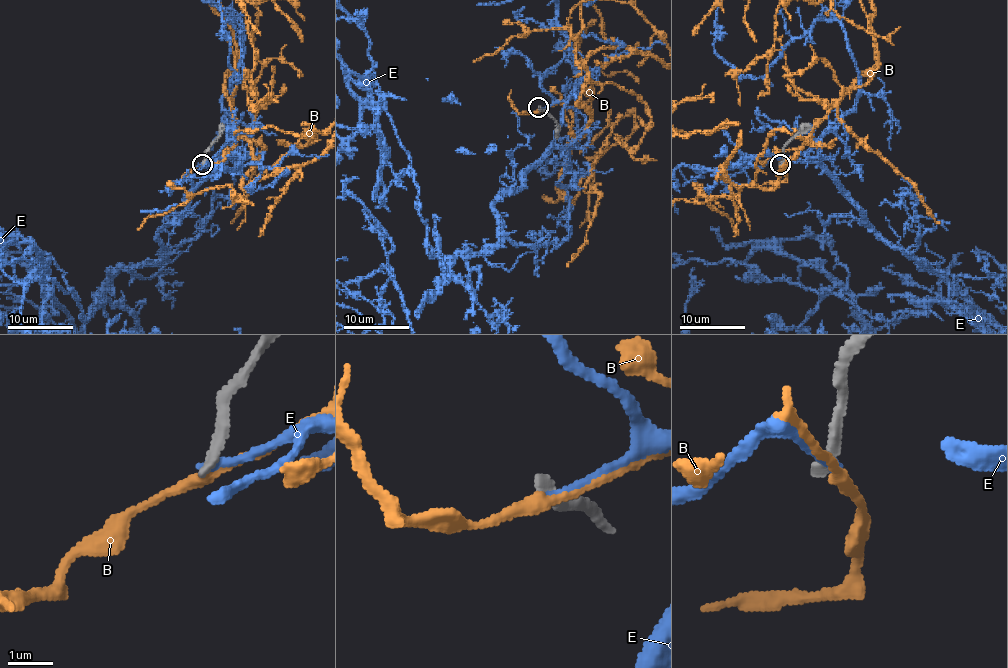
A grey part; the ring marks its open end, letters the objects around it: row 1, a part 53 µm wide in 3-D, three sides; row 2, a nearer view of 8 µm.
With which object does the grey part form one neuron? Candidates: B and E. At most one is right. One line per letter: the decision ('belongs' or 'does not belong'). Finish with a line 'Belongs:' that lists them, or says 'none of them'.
B: does not belong
E: does not belong
Belongs: none of them

